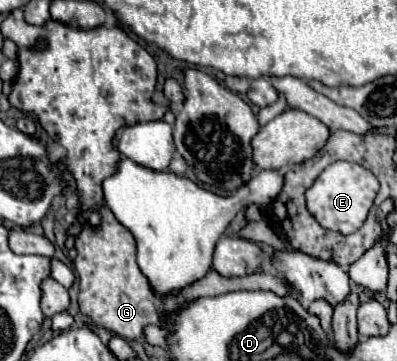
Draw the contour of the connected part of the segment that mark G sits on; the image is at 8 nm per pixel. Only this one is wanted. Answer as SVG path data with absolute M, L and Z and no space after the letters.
M102 205L98 213L102 217L100 225L92 227L90 223L84 223L82 231L76 237L78 257L74 261L74 267L78 273L78 285L80 285L78 305L80 305L80 311L86 317L90 317L98 327L104 327L110 333L124 337L126 341L138 341L144 335L146 325L158 325L162 321L162 315L178 313L186 303L200 297L222 295L222 293L242 291L242 289L248 289L248 291L266 289L266 291L274 291L276 295L290 293L288 283L282 279L282 275L274 271L260 269L244 277L224 277L224 275L218 275L214 269L210 269L206 277L184 287L178 295L160 297L136 265L136 243L130 231L126 231L126 227L122 227L114 219L112 211L106 205Z

